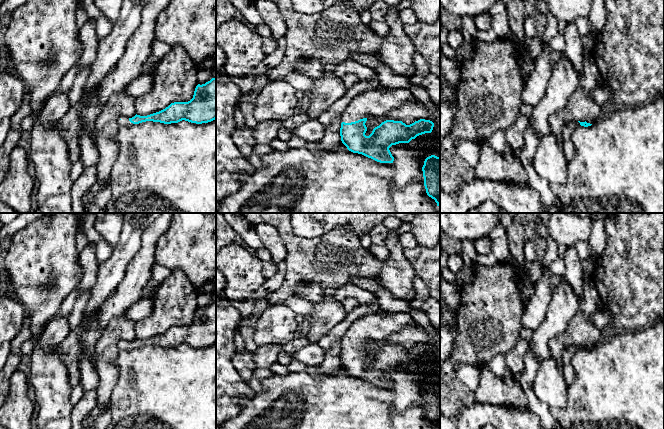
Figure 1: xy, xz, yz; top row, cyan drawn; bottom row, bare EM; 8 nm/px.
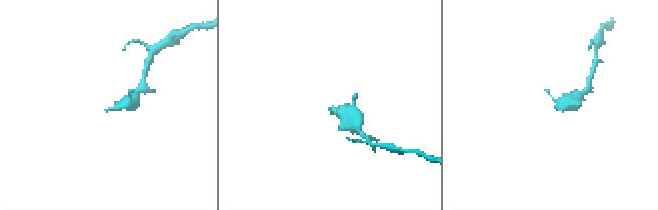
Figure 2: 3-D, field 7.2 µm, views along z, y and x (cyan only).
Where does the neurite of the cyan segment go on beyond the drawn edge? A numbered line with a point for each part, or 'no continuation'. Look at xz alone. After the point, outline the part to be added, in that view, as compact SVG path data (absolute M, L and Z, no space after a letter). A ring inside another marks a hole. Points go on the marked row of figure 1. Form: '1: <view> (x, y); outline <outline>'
1: xz (375, 103); outline M375 88L357 94L340 114L341 122L351 123L363 118L381 118L392 110L406 103L414 103L417 99L409 88L388 89Z

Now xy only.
1: xy (124, 121); outline M122 116L117 119L117 123L119 126L133 126L134 124L129 121L128 117Z

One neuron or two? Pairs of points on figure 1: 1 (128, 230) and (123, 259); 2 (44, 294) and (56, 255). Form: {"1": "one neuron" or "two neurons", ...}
{"1": "one neuron", "2": "one neuron"}

